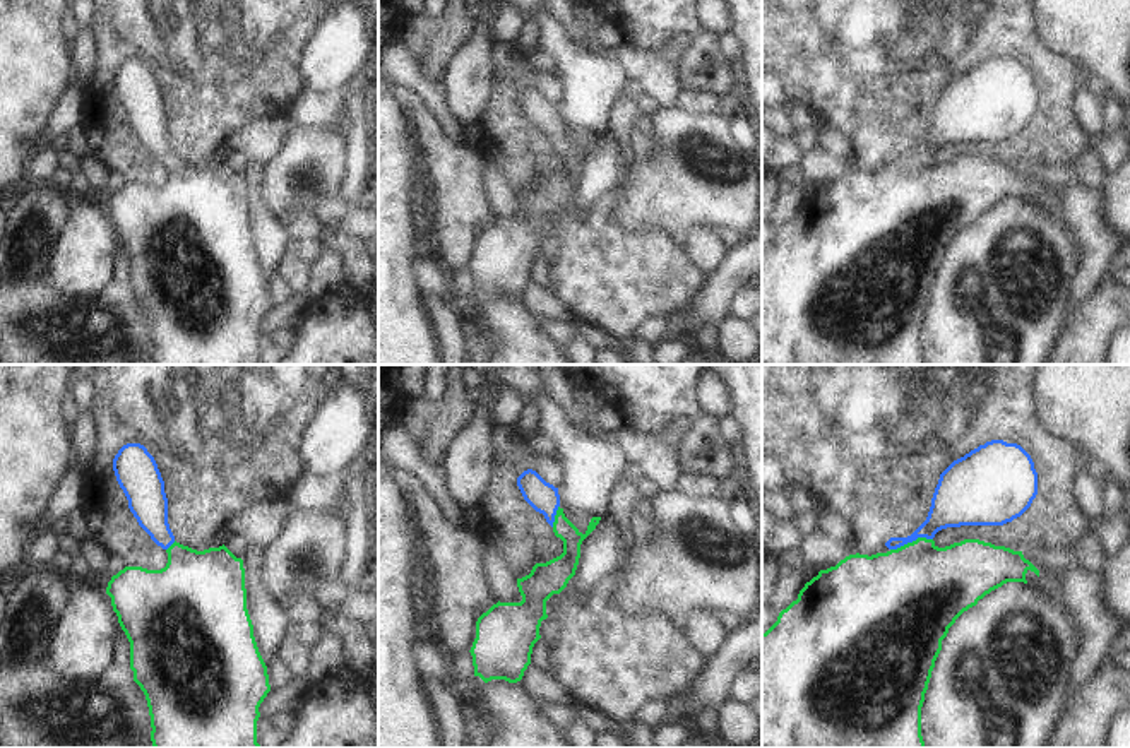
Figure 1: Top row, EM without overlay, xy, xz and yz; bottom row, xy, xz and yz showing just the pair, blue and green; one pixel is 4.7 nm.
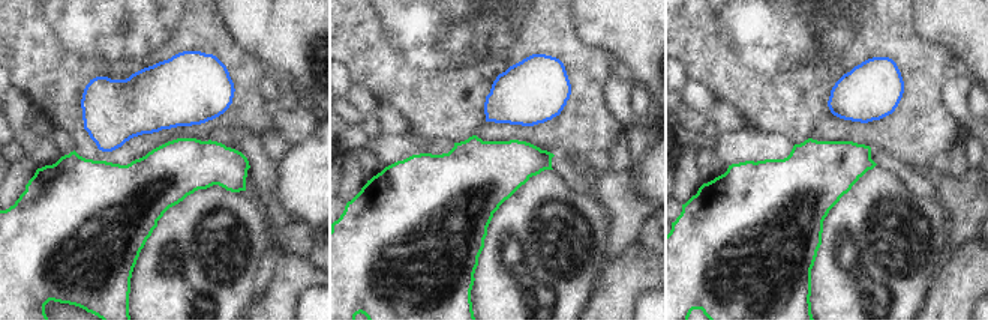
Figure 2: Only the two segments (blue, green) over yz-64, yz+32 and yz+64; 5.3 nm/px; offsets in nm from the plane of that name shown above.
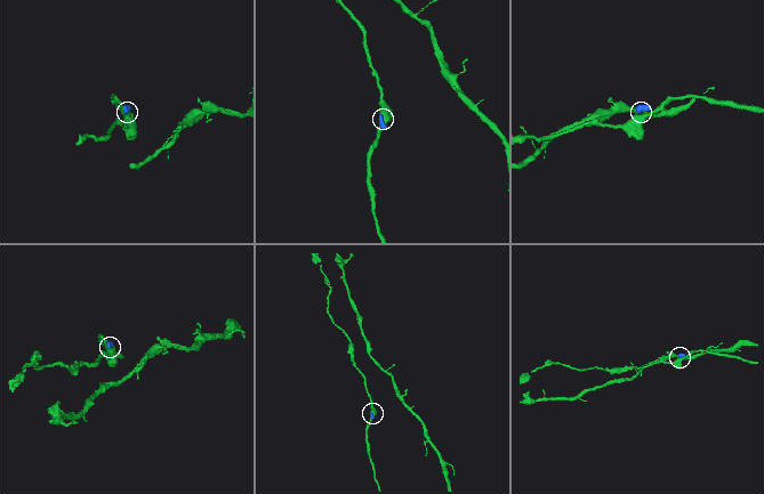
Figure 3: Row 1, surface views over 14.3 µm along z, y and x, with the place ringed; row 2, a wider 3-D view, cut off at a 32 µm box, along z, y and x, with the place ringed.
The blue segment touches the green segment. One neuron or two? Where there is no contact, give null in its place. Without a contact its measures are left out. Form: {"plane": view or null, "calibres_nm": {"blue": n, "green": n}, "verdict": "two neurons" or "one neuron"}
{"plane": "yz", "calibres_nm": {"blue": 190, "green": 460}, "verdict": "one neuron"}

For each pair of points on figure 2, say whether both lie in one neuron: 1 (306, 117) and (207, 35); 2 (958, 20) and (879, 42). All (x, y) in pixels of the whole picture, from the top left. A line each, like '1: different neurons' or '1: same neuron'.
1: different neurons
2: different neurons

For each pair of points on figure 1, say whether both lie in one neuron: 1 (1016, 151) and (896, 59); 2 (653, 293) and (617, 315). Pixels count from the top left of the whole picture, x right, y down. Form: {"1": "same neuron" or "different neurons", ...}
{"1": "same neuron", "2": "same neuron"}

